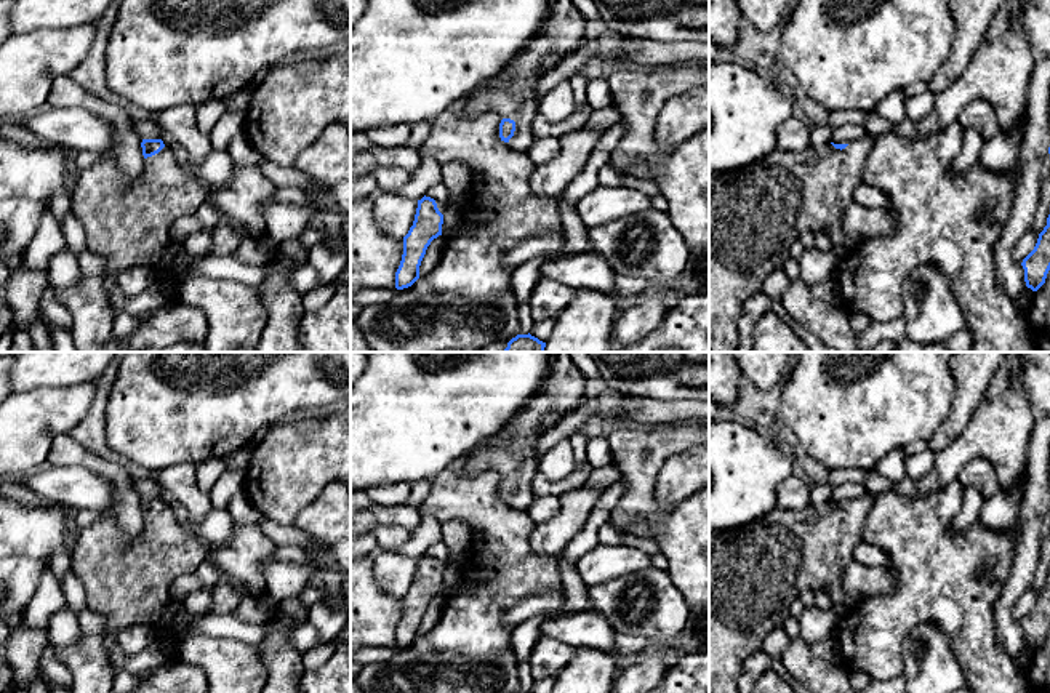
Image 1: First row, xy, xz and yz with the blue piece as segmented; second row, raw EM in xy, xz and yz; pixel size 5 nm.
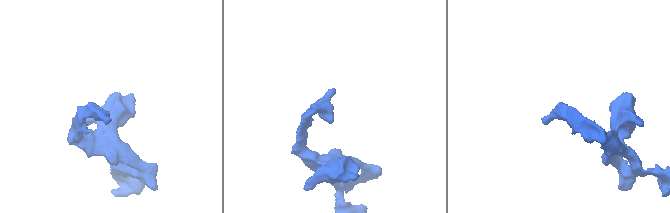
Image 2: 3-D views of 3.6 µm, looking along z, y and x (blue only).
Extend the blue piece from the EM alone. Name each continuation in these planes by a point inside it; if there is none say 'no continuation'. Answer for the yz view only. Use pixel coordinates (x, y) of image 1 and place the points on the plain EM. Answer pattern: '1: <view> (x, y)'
1: yz (756, 572)

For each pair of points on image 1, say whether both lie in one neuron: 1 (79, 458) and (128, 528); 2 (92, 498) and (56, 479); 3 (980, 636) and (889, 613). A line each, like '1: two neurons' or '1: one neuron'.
1: one neuron
2: one neuron
3: one neuron

